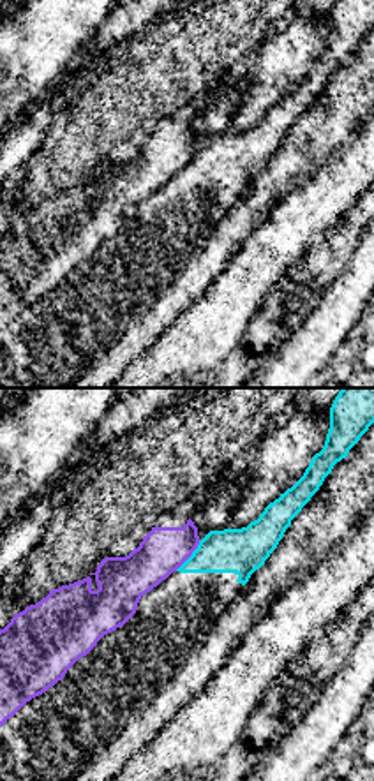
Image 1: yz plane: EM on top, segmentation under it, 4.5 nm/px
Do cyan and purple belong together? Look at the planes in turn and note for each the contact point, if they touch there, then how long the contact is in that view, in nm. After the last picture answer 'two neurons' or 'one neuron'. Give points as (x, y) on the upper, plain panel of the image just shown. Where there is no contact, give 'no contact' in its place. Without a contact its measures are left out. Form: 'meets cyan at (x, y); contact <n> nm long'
meets cyan at (191, 161); contact 180 nm long

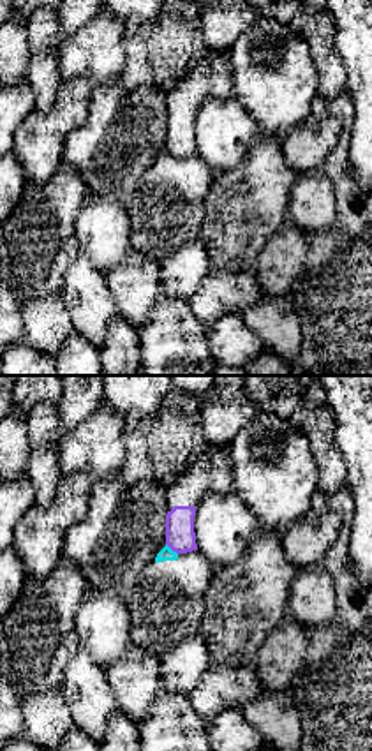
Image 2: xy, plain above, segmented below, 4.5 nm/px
meets cyan at (170, 154); contact 80 nm long

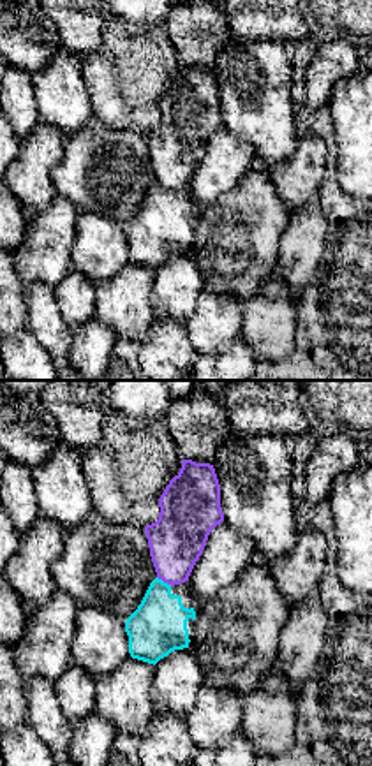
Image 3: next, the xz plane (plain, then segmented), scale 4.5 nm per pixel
meets cyan at (163, 187); contact 80 nm long

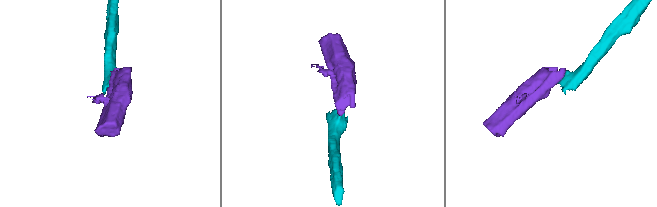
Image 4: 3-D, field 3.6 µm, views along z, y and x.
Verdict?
two neurons

